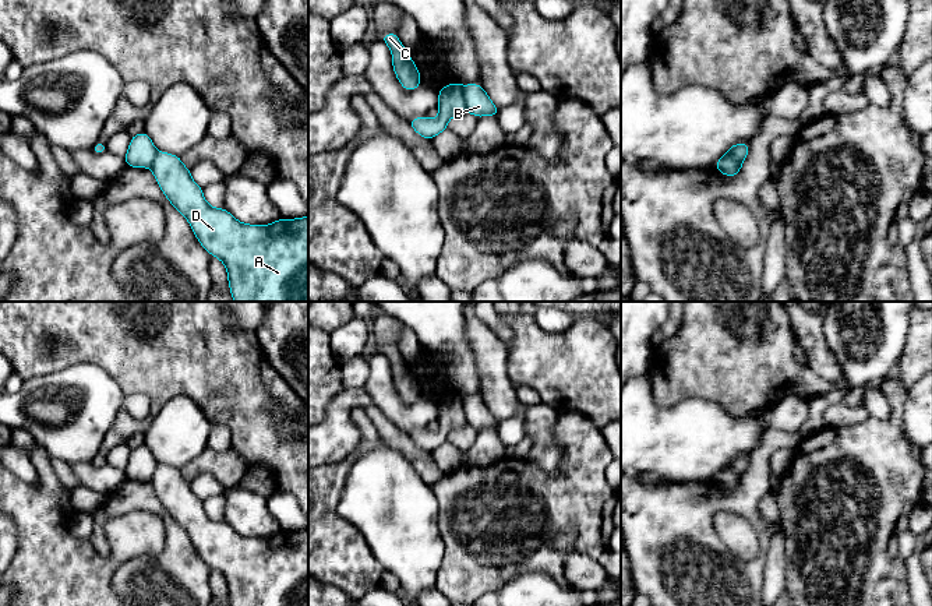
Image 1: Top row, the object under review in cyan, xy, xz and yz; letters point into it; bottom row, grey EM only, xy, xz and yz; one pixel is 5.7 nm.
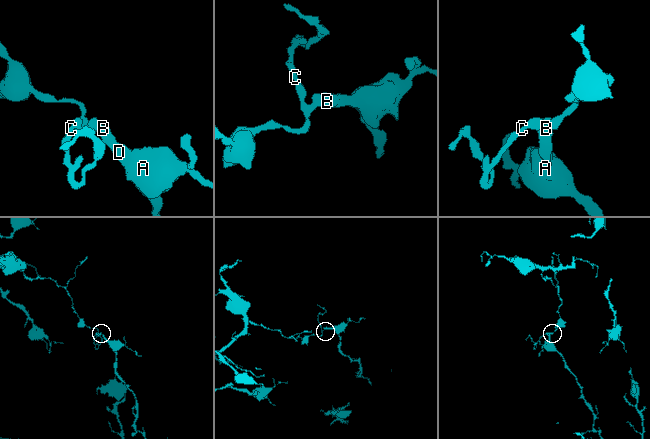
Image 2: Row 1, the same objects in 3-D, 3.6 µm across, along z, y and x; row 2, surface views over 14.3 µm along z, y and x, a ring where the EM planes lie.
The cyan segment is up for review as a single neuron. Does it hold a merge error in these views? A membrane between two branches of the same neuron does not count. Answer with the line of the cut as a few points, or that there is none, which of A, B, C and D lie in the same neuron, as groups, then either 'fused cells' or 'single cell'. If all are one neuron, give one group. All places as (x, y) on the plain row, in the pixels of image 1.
xz (462, 400), (468, 423) | A B D / C | fused cells

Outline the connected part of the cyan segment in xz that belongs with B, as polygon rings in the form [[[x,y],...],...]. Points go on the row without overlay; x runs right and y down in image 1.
[[[467,397],[463,399],[463,409],[467,424],[476,430],[498,429],[499,422],[493,416],[480,397]]]

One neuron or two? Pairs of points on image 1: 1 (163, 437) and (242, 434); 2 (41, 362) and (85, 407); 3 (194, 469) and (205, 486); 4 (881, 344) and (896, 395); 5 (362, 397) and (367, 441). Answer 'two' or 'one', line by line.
1: two
2: two
3: two
4: two
5: two

